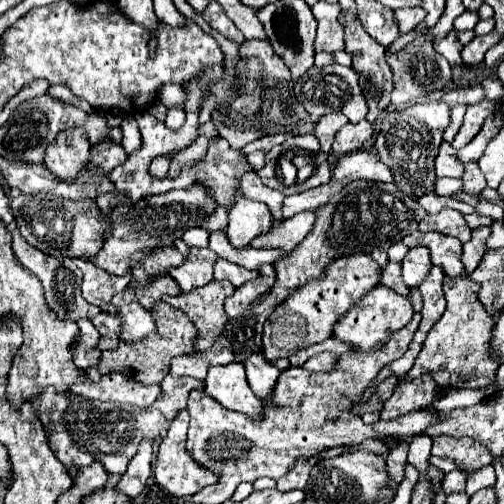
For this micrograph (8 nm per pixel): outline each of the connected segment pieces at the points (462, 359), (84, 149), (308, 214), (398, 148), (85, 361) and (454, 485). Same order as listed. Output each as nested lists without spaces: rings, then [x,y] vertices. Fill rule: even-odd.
[[[444,275],[444,297],[446,311],[440,321],[430,329],[424,349],[420,351],[414,367],[406,373],[406,379],[420,377],[424,373],[432,373],[440,387],[452,389],[470,389],[470,387],[486,387],[496,379],[496,371],[500,367],[498,357],[492,351],[492,331],[496,325],[496,317],[488,313],[480,299],[480,283],[472,281],[468,275],[448,277]]]
[[[68,129],[48,147],[44,165],[62,181],[76,179],[90,163],[90,143],[84,129]]]
[[[300,211],[298,215],[292,215],[290,219],[276,223],[270,233],[262,235],[260,239],[254,239],[252,247],[258,249],[282,249],[286,253],[294,251],[296,245],[310,233],[314,225],[316,213],[314,211]]]
[[[426,101],[426,103],[402,107],[398,111],[392,111],[392,109],[386,111],[380,135],[376,137],[376,143],[374,143],[374,151],[380,157],[380,161],[392,169],[394,185],[400,191],[408,195],[410,193],[418,195],[420,191],[426,191],[426,187],[434,187],[434,181],[436,181],[434,159],[442,143],[442,131],[444,131],[444,141],[452,143],[454,135],[462,125],[464,113],[466,113],[466,107],[462,105],[454,107],[452,121],[450,121],[450,109],[446,109],[444,101]]]
[[[86,319],[78,321],[80,327],[80,335],[78,335],[78,347],[74,349],[74,363],[78,363],[78,367],[88,369],[92,365],[98,365],[102,351],[98,349],[98,331],[94,329],[94,325]]]
[[[459,470],[450,471],[446,477],[444,477],[444,483],[442,483],[442,491],[446,495],[450,493],[456,493],[456,491],[465,491],[466,480],[463,480],[463,472]]]

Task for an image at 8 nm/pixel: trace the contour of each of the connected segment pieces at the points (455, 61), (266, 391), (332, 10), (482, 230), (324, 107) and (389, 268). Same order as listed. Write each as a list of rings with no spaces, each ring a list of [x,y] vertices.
[[[456,31],[450,33],[446,39],[434,43],[434,49],[439,54],[444,55],[450,65],[462,65],[462,59],[460,59],[462,45],[456,41]]]
[[[258,353],[258,357],[250,357],[248,361],[244,361],[244,367],[252,391],[262,401],[270,401],[270,387],[274,387],[280,371],[274,365],[270,365],[262,353]]]
[[[318,1],[312,7],[312,13],[318,21],[318,35],[314,43],[316,51],[328,51],[328,53],[344,51],[344,27],[338,21],[340,11],[342,9],[338,3]]]
[[[478,227],[472,231],[472,239],[468,243],[464,243],[464,249],[462,249],[462,263],[466,267],[468,273],[472,273],[480,259],[484,257],[484,253],[488,251],[486,249],[486,241],[490,237],[490,227]]]
[[[338,63],[326,65],[322,69],[310,67],[298,81],[296,81],[296,99],[310,111],[312,117],[320,119],[322,115],[328,115],[330,111],[342,111],[350,123],[360,123],[366,117],[368,105],[362,93],[362,87],[358,83],[358,73],[352,67],[342,67]]]
[[[388,261],[384,267],[382,267],[382,277],[380,277],[380,283],[398,291],[400,295],[408,295],[410,293],[410,287],[402,281],[402,275],[400,275],[400,263],[394,263],[394,261]]]

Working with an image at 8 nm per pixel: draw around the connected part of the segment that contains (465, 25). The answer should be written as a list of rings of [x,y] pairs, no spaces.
[[[464,11],[464,13],[454,21],[454,29],[456,29],[457,32],[474,29],[476,23],[478,23],[478,13],[476,13],[476,11]]]

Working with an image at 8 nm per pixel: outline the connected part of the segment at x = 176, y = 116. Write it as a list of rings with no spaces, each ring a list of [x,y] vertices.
[[[170,107],[168,109],[168,119],[166,119],[166,127],[170,131],[178,131],[184,125],[184,111],[180,107]]]

